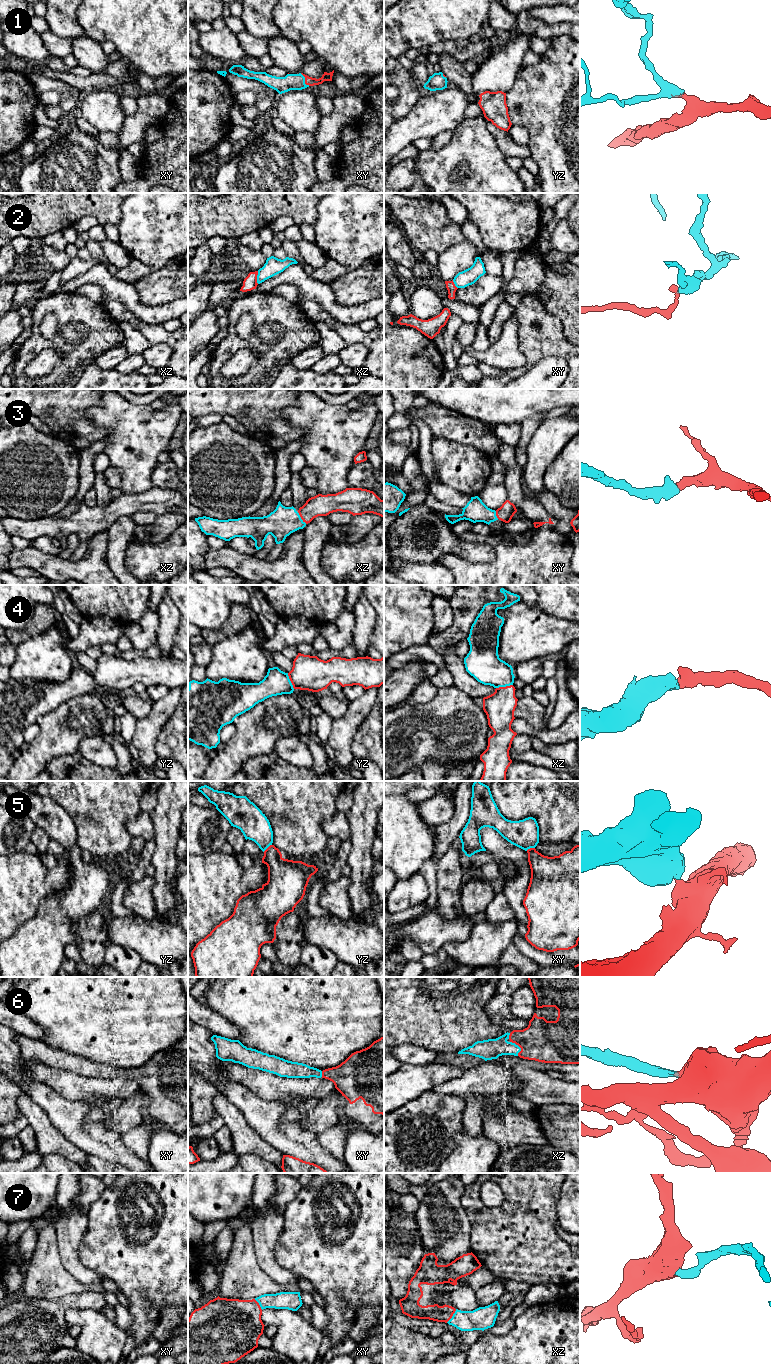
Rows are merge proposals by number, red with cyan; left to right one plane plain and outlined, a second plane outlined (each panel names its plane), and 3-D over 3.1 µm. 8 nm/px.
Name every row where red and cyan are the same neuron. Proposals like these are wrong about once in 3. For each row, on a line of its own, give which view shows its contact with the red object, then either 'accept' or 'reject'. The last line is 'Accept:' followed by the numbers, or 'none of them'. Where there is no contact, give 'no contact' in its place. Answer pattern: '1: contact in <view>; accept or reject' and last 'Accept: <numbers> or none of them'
1: contact in xy; accept
2: contact in xz; reject
3: contact in xz; accept
4: contact in xz; accept
5: contact in yz; reject
6: contact in xz; accept
7: contact in xz; accept
Accept: 1, 3, 4, 6, 7

